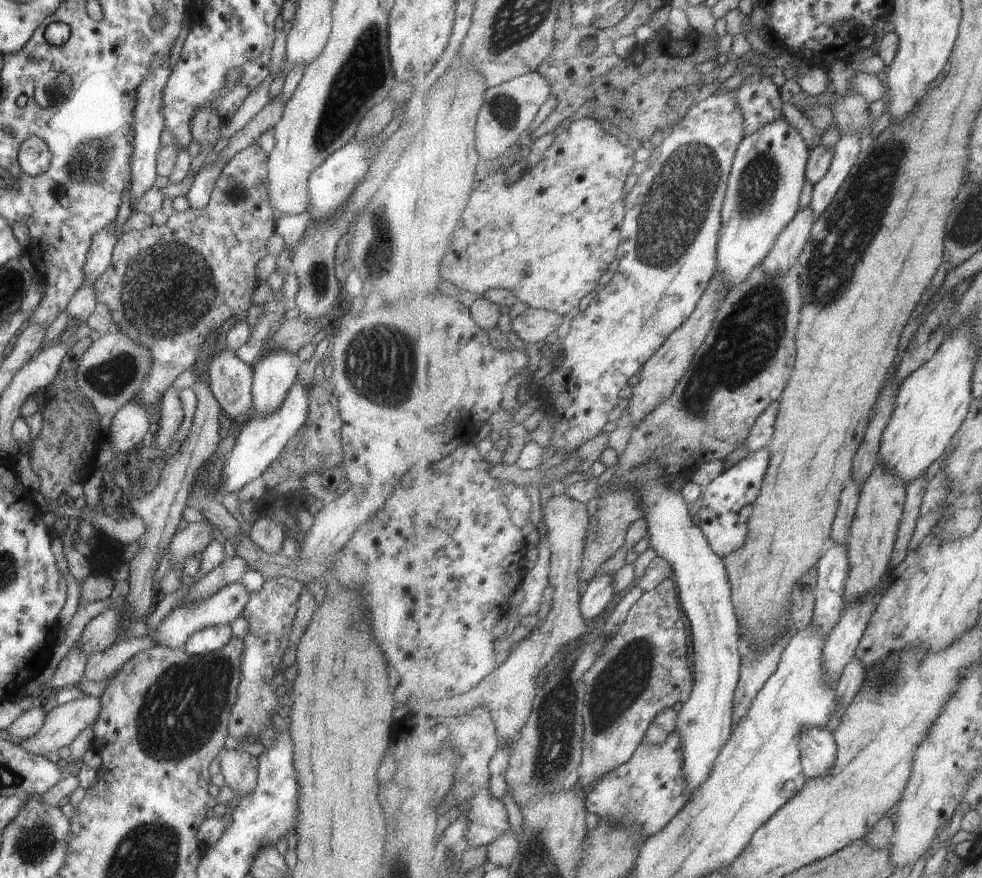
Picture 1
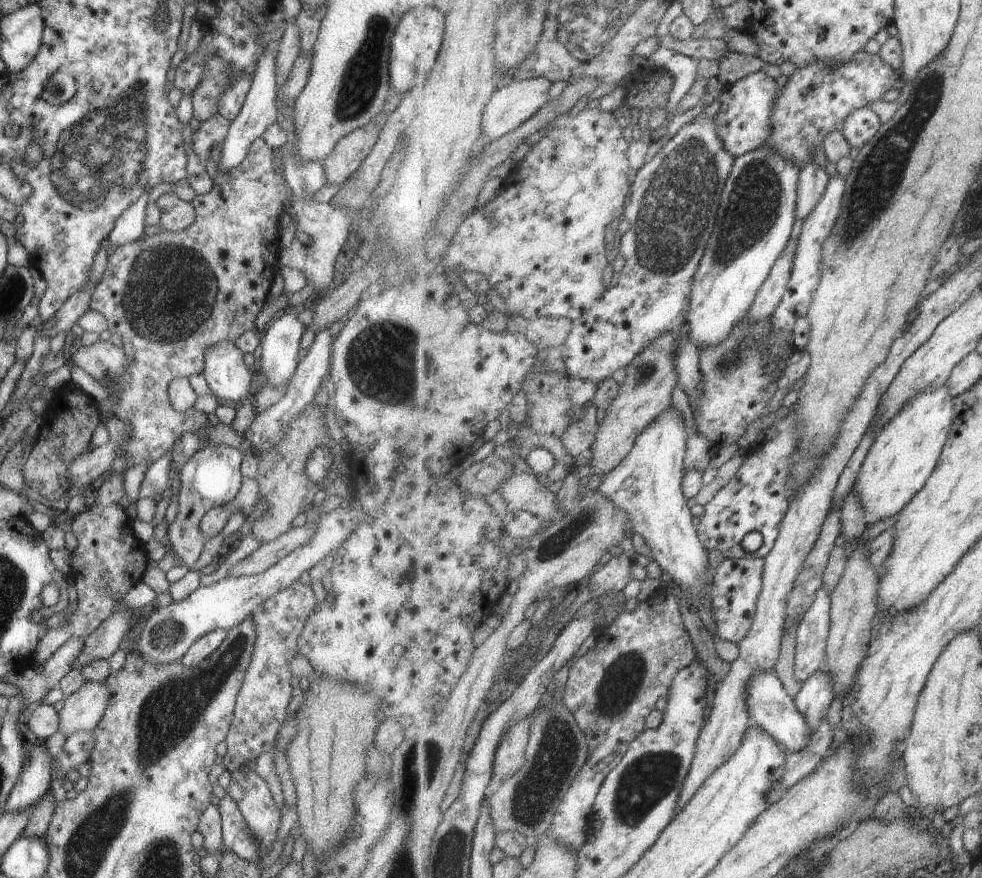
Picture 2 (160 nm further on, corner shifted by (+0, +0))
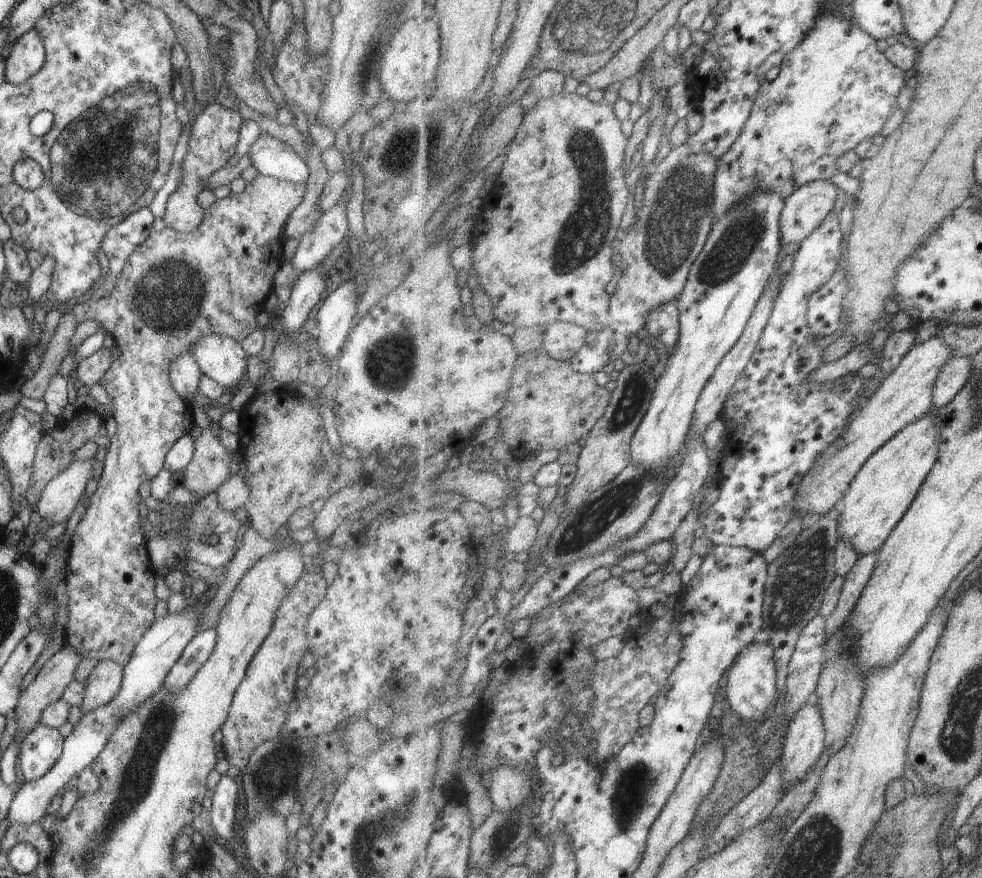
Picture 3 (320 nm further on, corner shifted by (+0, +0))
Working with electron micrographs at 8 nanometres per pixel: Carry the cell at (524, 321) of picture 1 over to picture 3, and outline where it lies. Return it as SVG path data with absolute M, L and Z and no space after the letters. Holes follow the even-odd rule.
M555 322L545 327L543 349L556 360L571 361L585 344L588 331L573 322Z

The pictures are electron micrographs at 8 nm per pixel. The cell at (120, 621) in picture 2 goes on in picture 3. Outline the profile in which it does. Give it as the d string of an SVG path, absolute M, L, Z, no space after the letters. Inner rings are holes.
M61 645L61 648L55 652L49 658L41 668L39 668L38 674L29 682L29 685L18 696L18 702L16 704L15 722L17 722L17 732L29 733L33 728L39 724L39 714L41 710L50 704L51 702L60 699L65 686L72 681L73 672L77 667L77 664L83 660L83 656L79 652L75 652L71 646Z

